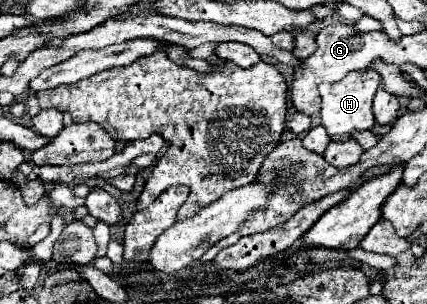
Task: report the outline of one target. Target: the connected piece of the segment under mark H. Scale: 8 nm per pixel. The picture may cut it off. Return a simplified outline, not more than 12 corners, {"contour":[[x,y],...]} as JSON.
{"contour":[[351,71],[319,85],[329,135],[371,129],[375,71]]}

